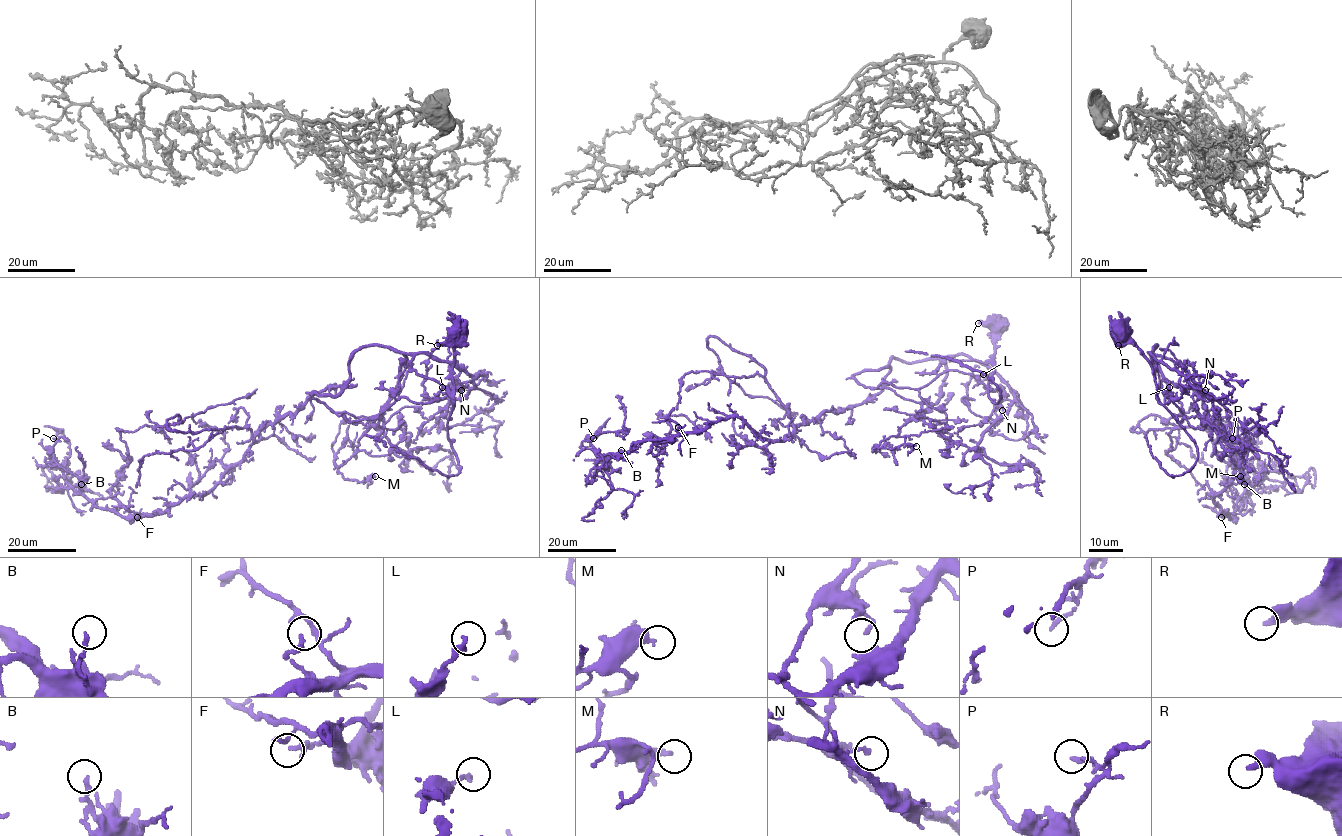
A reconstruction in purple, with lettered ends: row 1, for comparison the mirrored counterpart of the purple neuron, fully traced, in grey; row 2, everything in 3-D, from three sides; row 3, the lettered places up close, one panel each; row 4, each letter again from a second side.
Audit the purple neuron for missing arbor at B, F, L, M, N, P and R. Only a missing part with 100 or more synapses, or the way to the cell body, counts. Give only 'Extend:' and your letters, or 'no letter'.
Extend: no letter

